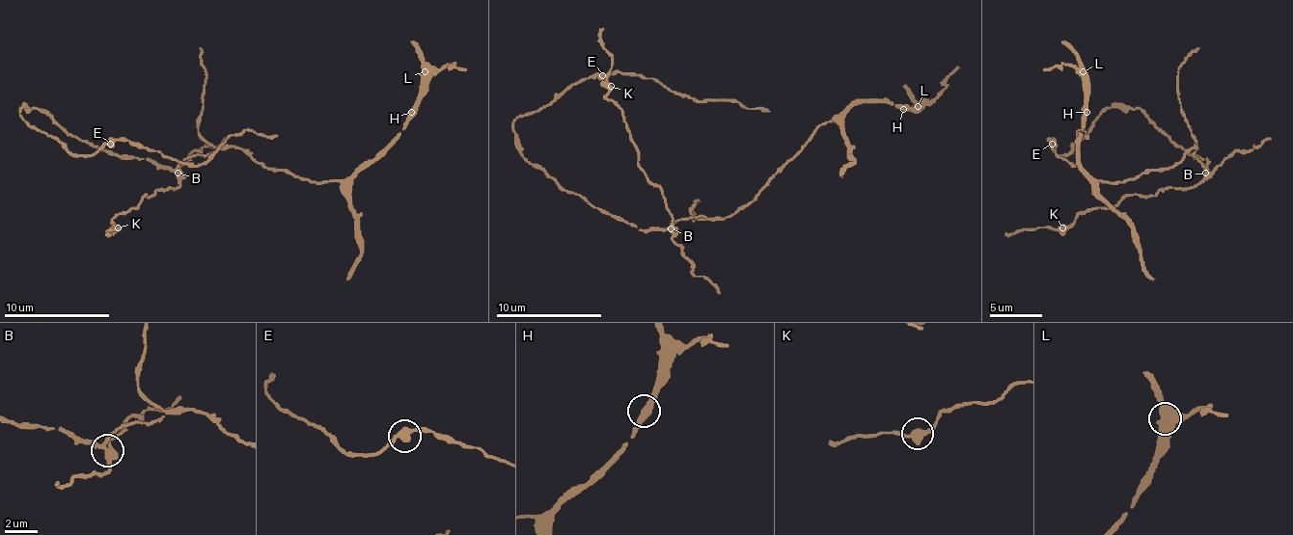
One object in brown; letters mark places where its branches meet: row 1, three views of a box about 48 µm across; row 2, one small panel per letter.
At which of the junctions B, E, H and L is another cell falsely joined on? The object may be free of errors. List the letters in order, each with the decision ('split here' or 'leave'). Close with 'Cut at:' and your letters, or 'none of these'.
B: split here
E: leave
H: leave
L: leave
Cut at: B

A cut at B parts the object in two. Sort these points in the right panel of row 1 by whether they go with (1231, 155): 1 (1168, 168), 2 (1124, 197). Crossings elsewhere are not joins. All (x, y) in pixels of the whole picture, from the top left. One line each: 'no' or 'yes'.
1: no
2: yes

